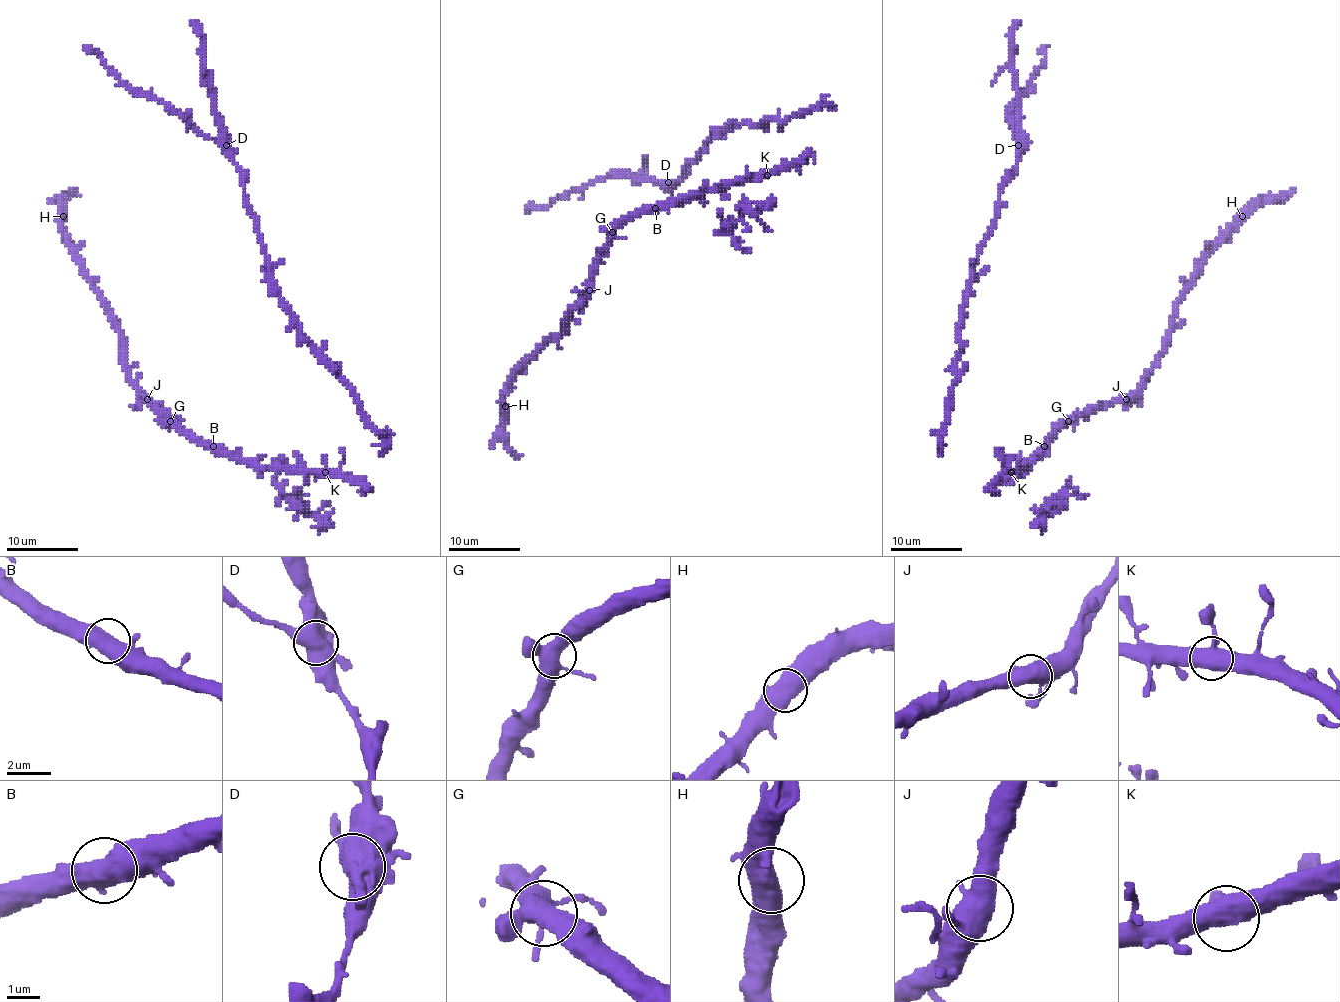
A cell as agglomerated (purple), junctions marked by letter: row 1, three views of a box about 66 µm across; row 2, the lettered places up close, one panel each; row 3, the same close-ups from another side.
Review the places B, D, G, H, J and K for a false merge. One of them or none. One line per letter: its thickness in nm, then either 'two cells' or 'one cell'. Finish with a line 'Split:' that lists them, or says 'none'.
B: calibre 650 nm; one cell
D: calibre 800 nm; two cells
G: calibre 550 nm; one cell
H: calibre 650 nm; one cell
J: calibre 550 nm; one cell
K: calibre 550 nm; one cell
Split: D

